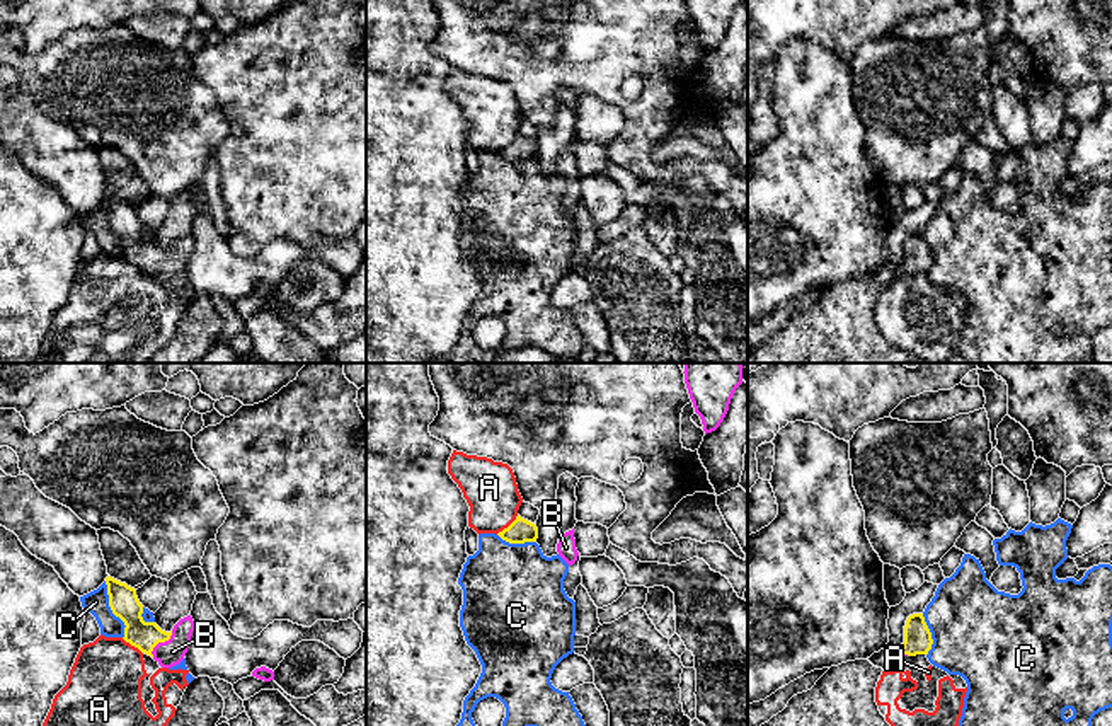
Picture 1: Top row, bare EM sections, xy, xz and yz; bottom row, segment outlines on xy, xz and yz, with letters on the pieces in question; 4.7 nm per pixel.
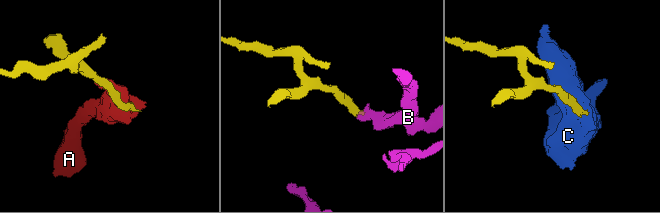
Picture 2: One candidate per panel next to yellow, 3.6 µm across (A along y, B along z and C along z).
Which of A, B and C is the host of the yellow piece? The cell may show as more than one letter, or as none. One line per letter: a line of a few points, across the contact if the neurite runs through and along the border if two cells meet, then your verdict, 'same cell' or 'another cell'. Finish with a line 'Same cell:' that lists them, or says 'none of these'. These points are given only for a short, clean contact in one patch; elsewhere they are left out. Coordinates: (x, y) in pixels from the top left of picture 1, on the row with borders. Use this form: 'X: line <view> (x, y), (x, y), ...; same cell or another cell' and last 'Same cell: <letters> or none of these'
A: another cell
B: line xy (125, 604), (131, 617), (160, 641), (172, 651); same cell
C: line xy (104, 581), (108, 605), (125, 626), (123, 638); another cell
Same cell: B

